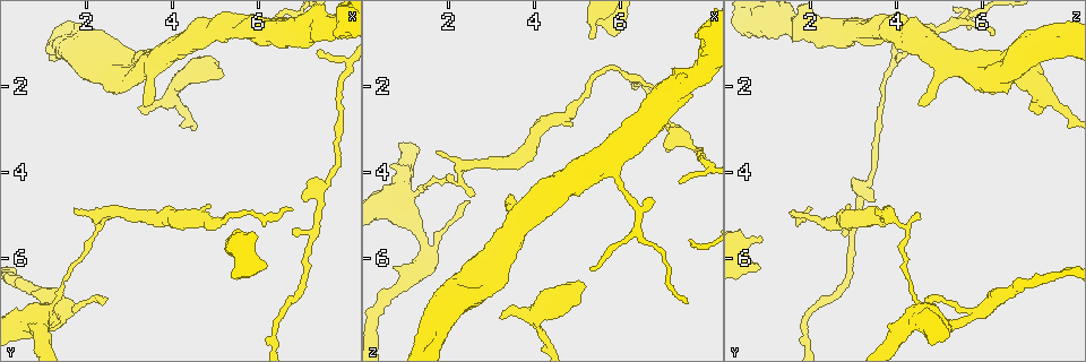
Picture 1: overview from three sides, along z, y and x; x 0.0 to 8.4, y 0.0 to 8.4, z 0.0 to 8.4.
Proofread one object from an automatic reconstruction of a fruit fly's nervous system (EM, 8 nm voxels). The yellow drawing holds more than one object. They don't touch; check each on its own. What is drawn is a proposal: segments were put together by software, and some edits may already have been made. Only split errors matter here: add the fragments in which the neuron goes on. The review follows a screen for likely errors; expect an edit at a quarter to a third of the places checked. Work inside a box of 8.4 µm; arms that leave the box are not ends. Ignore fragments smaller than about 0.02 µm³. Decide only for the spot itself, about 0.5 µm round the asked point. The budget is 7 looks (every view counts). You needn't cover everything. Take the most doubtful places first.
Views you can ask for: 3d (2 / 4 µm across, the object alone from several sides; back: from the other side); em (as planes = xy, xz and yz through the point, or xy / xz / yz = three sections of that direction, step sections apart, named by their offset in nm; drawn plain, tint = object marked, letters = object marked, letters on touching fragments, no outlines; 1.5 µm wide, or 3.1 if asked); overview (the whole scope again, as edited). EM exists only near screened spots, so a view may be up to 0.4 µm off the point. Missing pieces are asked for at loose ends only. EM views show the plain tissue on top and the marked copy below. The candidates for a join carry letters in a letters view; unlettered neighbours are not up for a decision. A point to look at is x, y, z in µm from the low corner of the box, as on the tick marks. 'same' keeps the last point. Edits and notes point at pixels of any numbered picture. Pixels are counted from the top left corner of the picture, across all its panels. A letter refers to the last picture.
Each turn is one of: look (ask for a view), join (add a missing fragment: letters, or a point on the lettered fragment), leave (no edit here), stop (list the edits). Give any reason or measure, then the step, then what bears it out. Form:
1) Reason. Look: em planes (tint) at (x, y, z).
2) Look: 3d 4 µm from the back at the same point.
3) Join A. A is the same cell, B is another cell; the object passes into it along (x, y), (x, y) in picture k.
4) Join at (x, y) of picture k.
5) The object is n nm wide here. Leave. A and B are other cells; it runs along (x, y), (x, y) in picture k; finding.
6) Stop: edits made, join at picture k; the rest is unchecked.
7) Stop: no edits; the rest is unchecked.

Thick end. Look: em planes (letters) at (5.85, 6.20, 0.80).

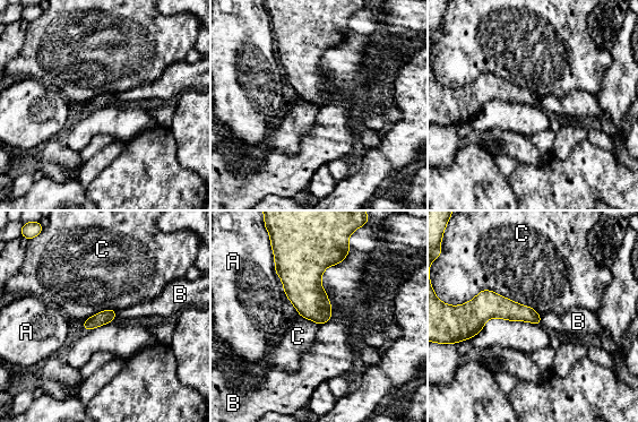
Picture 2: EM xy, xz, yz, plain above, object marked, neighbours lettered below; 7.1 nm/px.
Leave. A, B and C are other cells; a border runs along (459, 304), (492, 290), (540, 316) in picture 2; no lettered fragment goes on from it.

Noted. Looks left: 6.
Tapers out. Look: em xy step 8 (letters) at (6.70, 4.90, 2.00).

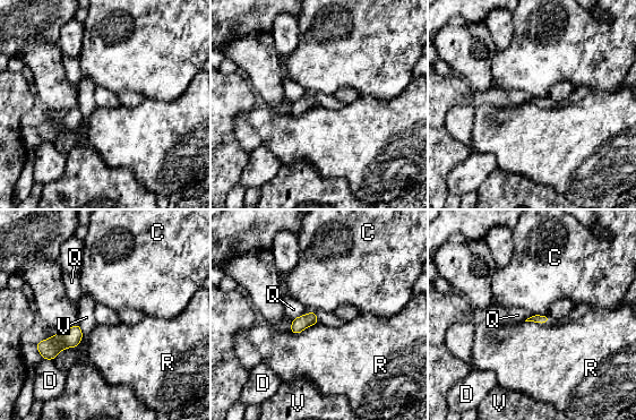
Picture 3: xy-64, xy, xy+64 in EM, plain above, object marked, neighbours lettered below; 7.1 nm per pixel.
Another direction. Look: em planes (letters) at the same point.

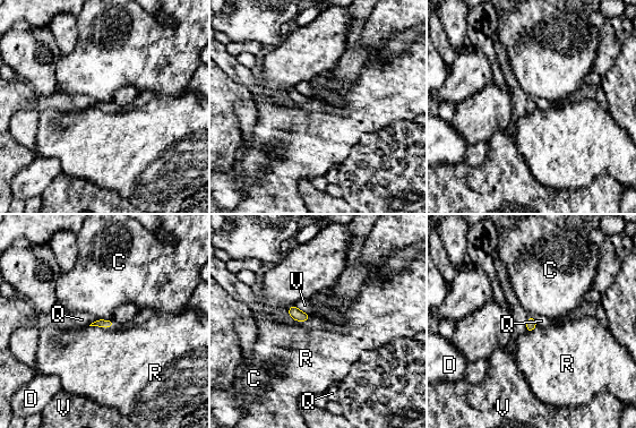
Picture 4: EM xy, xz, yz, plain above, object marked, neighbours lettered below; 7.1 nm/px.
The longest contact is with R, 180 nm. Leave. C, D, Q, R and V are other cells; a border runs along (89, 325), (113, 326) in picture 4; no lettered fragment goes on from it.

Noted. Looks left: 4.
An open end. Look: 3d 2 µm from the back at (5.15, 1.75, 6.65).

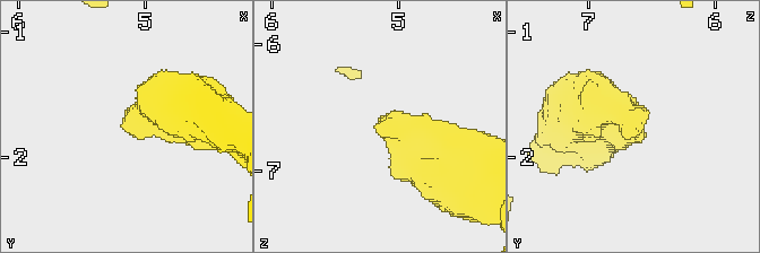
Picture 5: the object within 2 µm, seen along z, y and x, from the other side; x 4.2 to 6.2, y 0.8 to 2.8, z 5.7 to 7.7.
Now the EM. Look: em planes (letters) at (5.16, 1.76, 6.58).

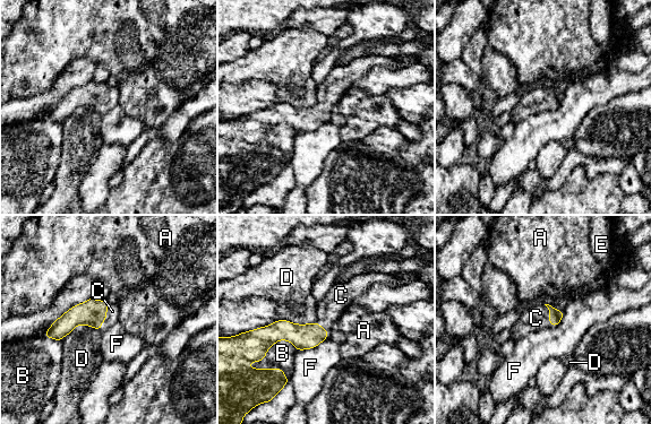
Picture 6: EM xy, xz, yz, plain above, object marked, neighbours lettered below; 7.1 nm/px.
Join C. C is the same cell, A, B, D, E and F are other cells; the object passes into it along (92, 312), (105, 318), (112, 311) in picture 6; it goes on there.

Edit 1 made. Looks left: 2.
Stop: edits made, join at picture 6; the rest is unchecked.

